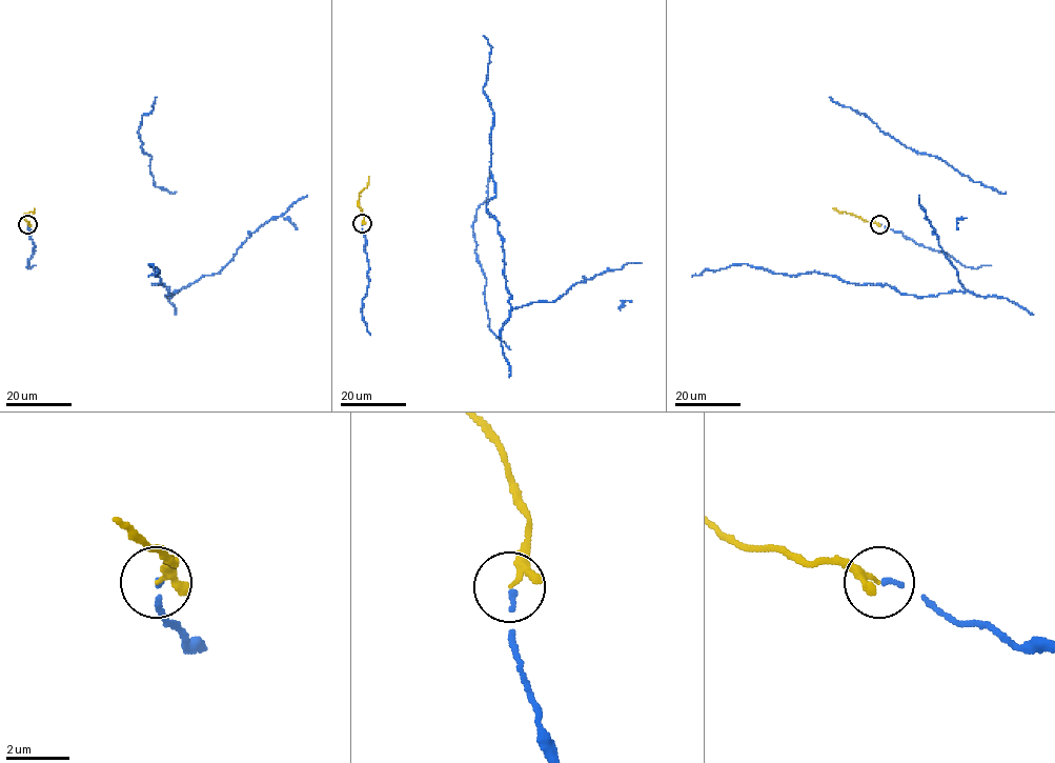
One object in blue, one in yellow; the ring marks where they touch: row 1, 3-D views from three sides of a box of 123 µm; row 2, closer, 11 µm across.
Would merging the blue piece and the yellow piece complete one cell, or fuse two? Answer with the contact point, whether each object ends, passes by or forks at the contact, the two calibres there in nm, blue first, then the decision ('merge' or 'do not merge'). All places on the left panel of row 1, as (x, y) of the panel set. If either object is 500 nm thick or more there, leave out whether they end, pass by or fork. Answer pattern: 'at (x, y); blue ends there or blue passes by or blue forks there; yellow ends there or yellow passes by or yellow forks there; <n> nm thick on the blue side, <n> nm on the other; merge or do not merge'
at (27, 224); blue ends there; yellow passes by; 150 nm thick on the blue side, 160 nm on the other; merge

